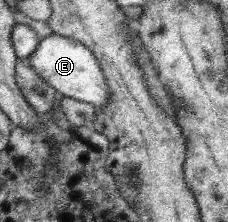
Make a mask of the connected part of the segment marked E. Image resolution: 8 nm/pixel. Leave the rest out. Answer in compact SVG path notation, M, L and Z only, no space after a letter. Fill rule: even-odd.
M50 33L48 36L39 38L38 47L26 60L38 77L42 77L54 88L54 91L60 92L62 96L93 104L96 108L104 107L107 103L108 85L104 80L99 60L96 60L91 50L79 41Z

